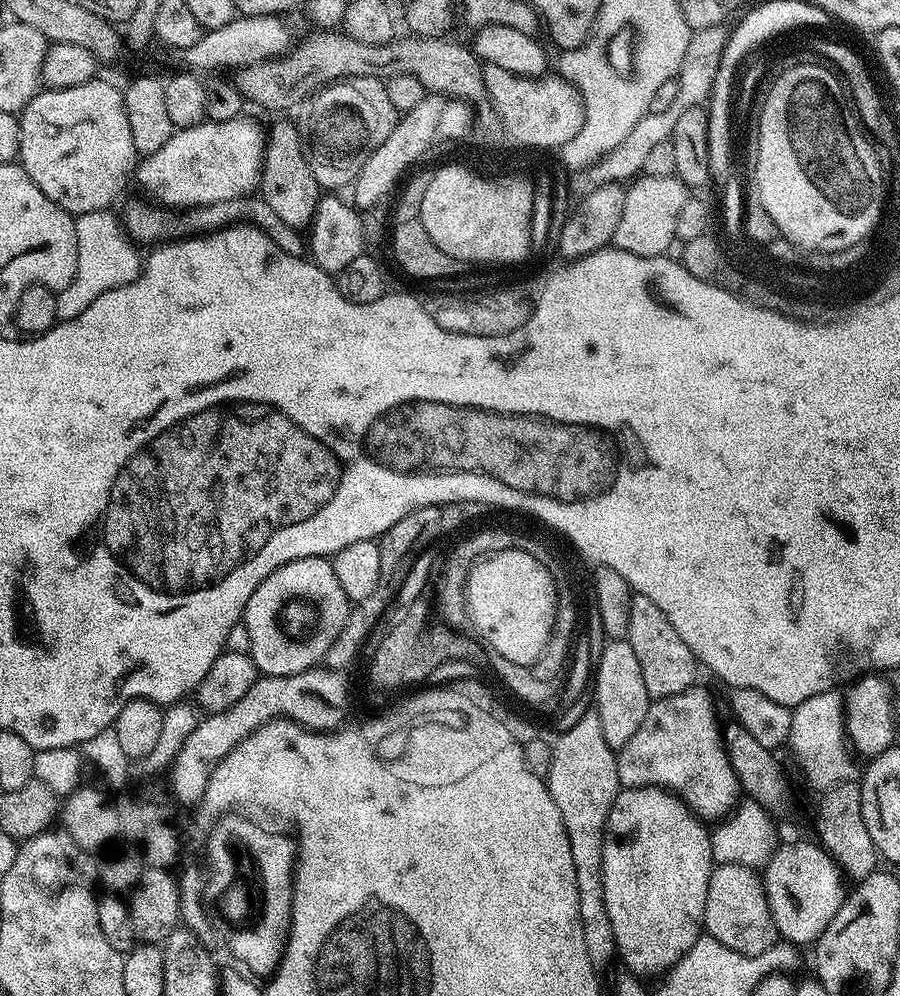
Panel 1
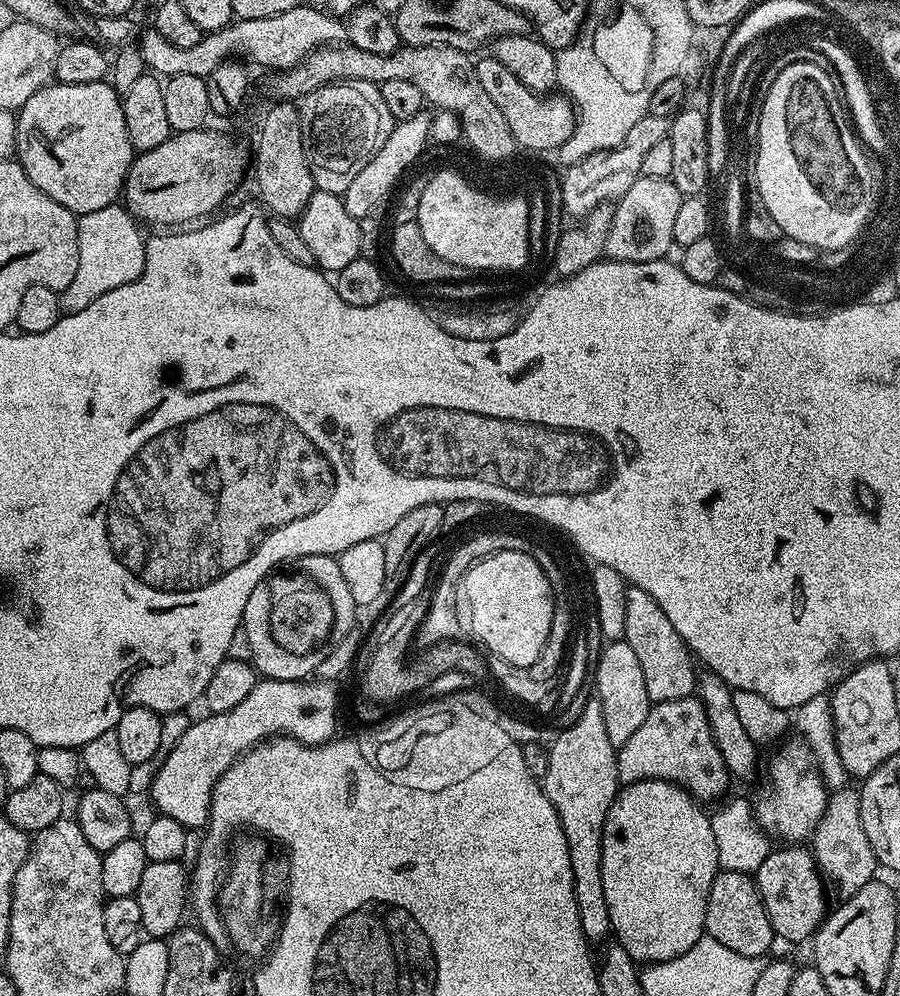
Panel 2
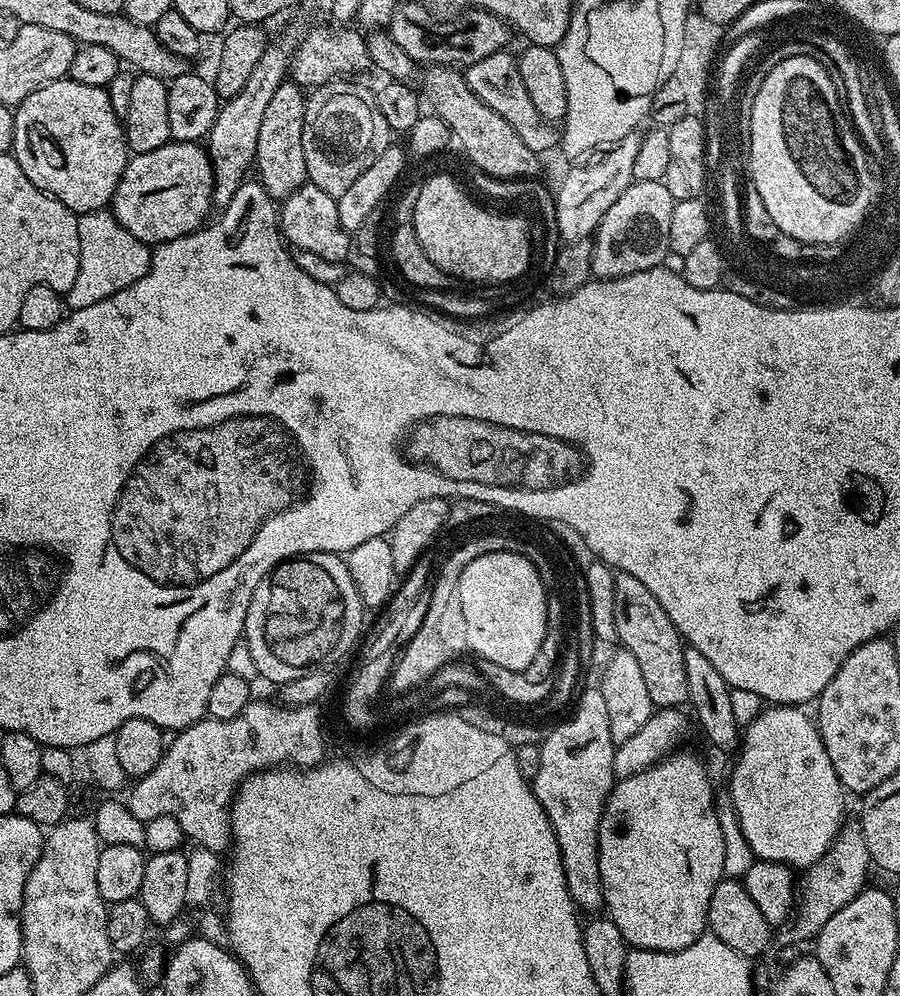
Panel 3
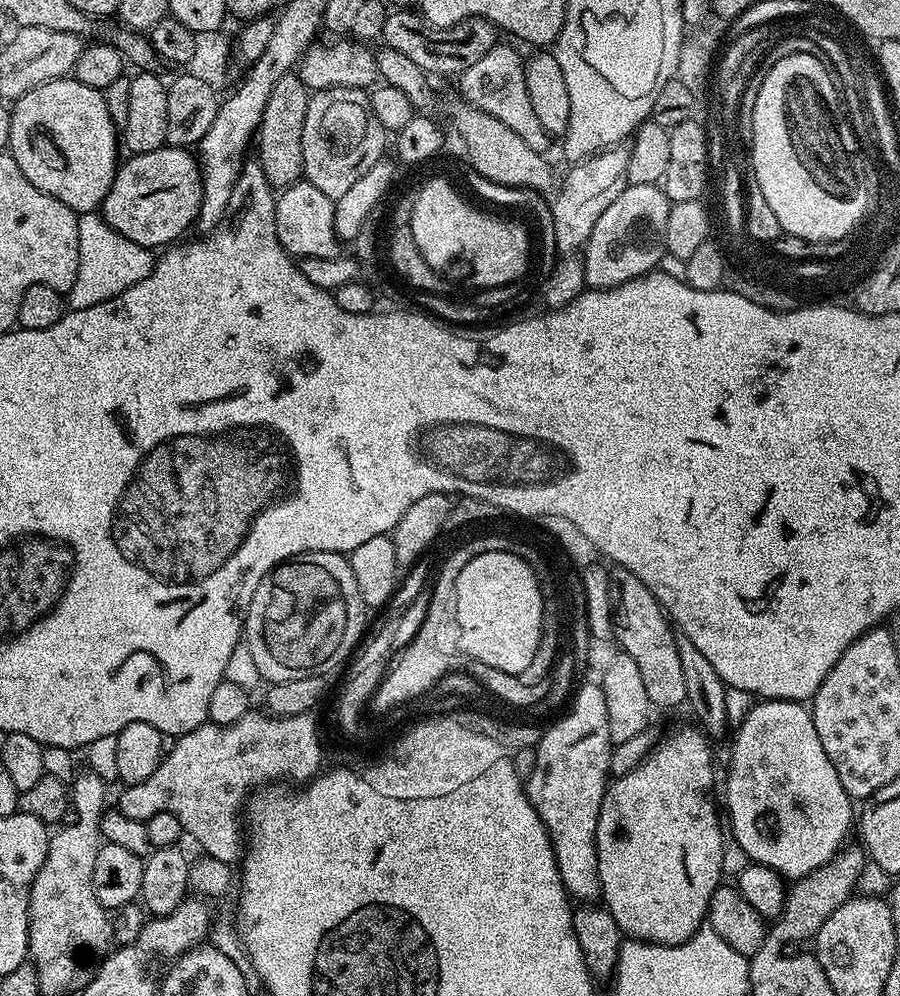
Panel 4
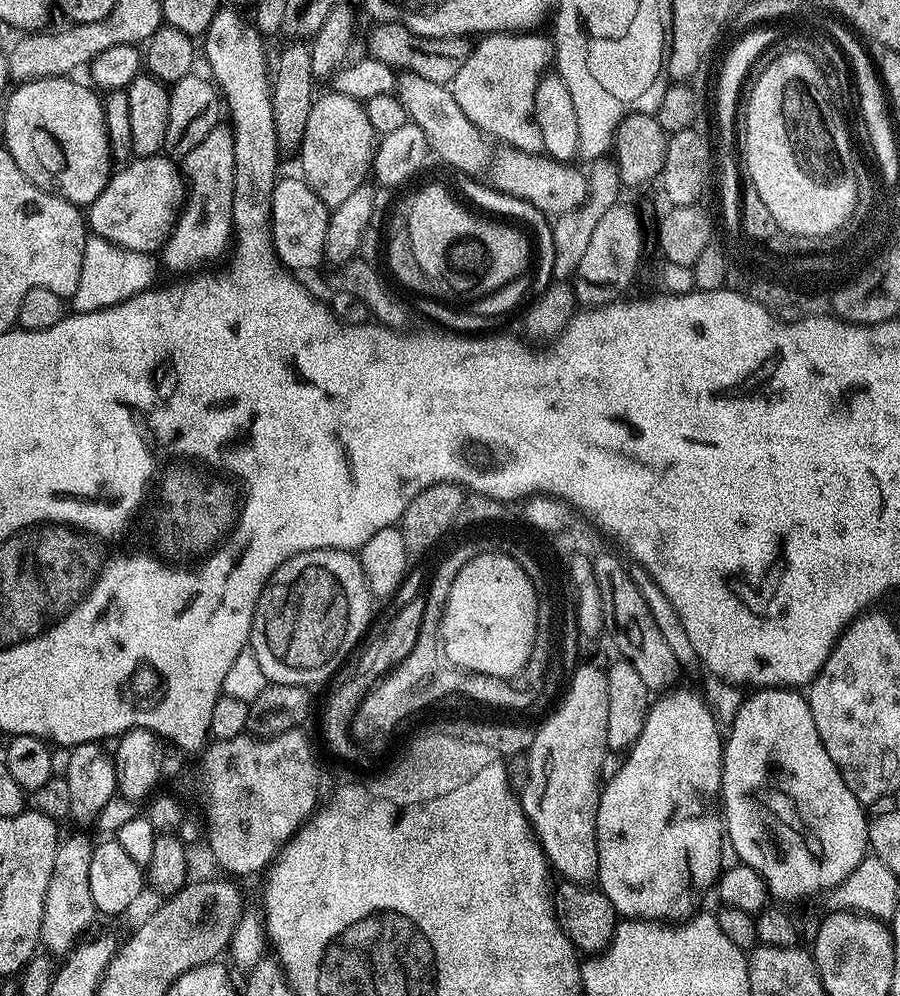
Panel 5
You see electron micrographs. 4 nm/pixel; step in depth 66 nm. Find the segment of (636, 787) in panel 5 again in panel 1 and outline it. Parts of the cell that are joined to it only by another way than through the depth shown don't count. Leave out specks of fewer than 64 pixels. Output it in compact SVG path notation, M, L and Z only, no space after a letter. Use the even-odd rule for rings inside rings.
M624 788L614 798L614 806L610 806L610 814L606 818L606 826L604 827L604 845L602 846L602 882L604 883L604 901L606 902L606 914L610 914L610 926L614 930L614 942L616 943L616 954L619 963L624 963L623 967L631 972L637 978L645 978L644 976L660 976L663 977L665 973L673 968L676 963L686 954L686 950L690 950L690 946L694 946L694 942L702 935L704 926L704 907L706 906L706 894L708 893L708 883L710 882L710 874L714 867L712 859L712 838L709 829L705 827L699 816L695 814L684 805L684 801L679 796L664 791L663 788Z

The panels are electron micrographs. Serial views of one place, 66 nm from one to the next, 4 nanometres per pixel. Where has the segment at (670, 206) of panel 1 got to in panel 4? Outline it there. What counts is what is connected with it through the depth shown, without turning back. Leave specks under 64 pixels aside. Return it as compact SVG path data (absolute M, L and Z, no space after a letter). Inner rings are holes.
M629 184L610 202L610 207L598 218L594 230L590 230L590 238L582 249L584 261L584 283L589 289L616 288L640 276L647 276L657 267L660 259L665 259L666 218L670 201L664 194L663 187L654 184Z

